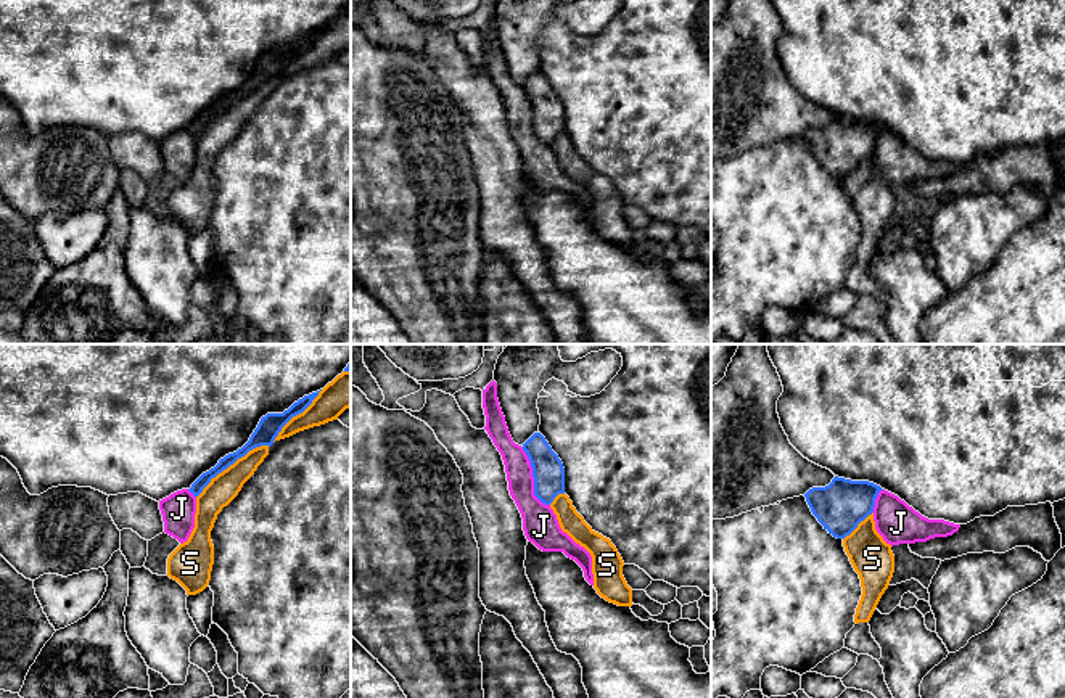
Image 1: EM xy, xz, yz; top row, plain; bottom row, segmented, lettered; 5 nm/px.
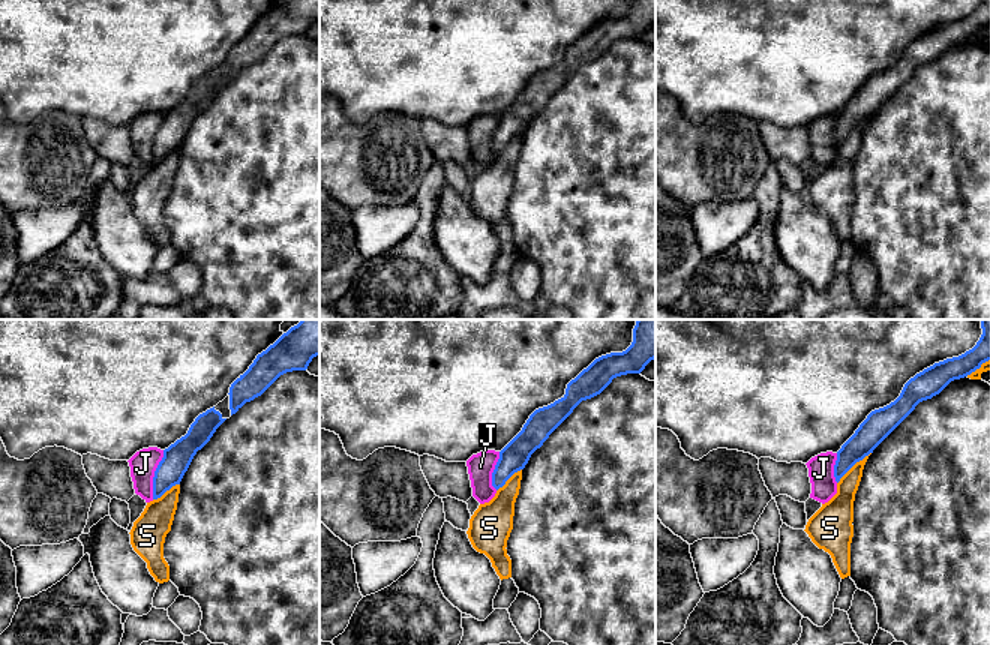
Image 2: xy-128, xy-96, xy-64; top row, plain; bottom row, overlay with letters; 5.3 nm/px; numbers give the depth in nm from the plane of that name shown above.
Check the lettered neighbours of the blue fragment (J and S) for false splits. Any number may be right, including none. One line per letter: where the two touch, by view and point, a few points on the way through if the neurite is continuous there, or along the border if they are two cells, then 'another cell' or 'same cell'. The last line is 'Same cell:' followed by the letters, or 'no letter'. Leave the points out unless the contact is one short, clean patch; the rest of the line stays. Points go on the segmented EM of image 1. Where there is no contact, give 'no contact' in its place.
J: meets blue in xz at (533, 476); border along xz (522, 447), (531, 467), (533, 492), (549, 505); another cell
S: meets blue in xy at (230, 463); another cell
Same cell: no letter

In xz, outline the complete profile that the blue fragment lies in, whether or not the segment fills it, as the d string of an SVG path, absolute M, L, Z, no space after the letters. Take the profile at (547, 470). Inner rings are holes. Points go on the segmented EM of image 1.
M534 433L524 444L534 478L534 495L550 505L558 494L565 494L565 468L541 433Z

